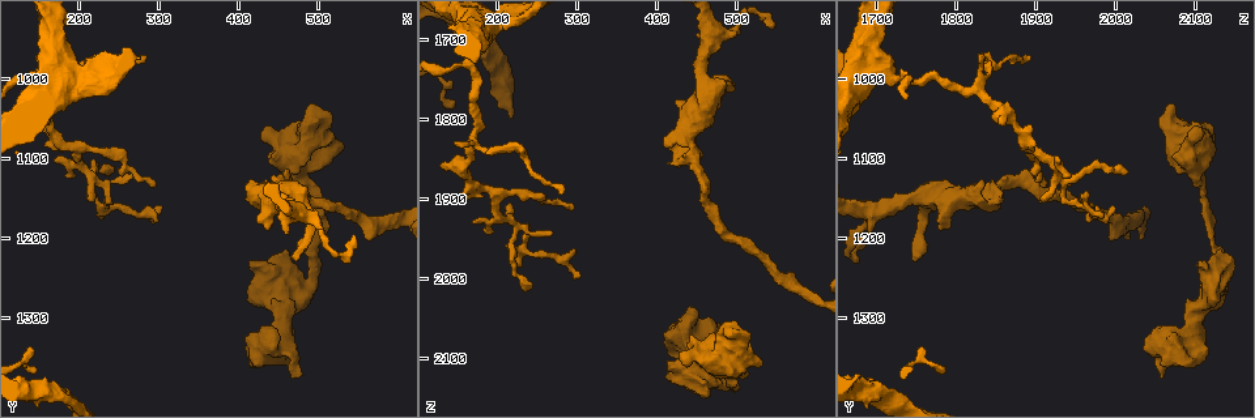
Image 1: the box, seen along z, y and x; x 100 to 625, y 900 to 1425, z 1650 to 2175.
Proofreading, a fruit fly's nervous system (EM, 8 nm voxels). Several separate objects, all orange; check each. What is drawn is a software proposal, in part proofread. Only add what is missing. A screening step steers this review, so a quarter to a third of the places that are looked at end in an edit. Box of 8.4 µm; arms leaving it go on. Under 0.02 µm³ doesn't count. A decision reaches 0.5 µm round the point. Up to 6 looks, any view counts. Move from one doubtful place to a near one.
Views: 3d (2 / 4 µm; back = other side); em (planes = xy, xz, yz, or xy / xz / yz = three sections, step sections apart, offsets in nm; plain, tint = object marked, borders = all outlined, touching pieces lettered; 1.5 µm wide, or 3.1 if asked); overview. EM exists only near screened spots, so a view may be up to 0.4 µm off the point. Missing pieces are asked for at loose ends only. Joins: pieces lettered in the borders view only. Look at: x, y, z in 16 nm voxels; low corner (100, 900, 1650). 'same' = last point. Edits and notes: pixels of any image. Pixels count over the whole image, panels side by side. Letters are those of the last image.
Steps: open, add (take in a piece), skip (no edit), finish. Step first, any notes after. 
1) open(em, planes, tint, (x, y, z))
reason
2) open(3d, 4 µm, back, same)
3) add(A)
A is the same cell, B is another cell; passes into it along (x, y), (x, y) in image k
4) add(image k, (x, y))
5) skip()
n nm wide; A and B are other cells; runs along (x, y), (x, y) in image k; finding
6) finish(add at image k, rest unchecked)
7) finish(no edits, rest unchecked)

open(em, yz, step 8, borders, (415, 1225, 2100))

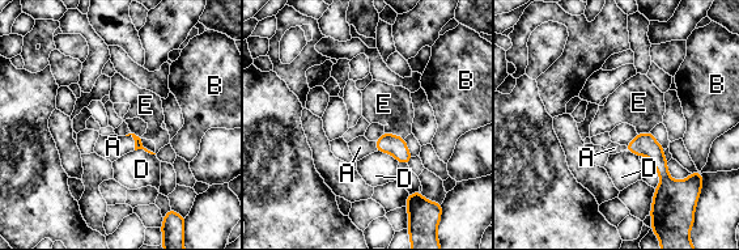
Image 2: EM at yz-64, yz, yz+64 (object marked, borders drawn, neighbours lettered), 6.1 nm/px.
add(A)
A is the same cell, B, D and E are other cells; passes into it along (137, 142), (134, 139), (113, 147) in image 2; it goes on there

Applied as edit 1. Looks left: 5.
open(overview)

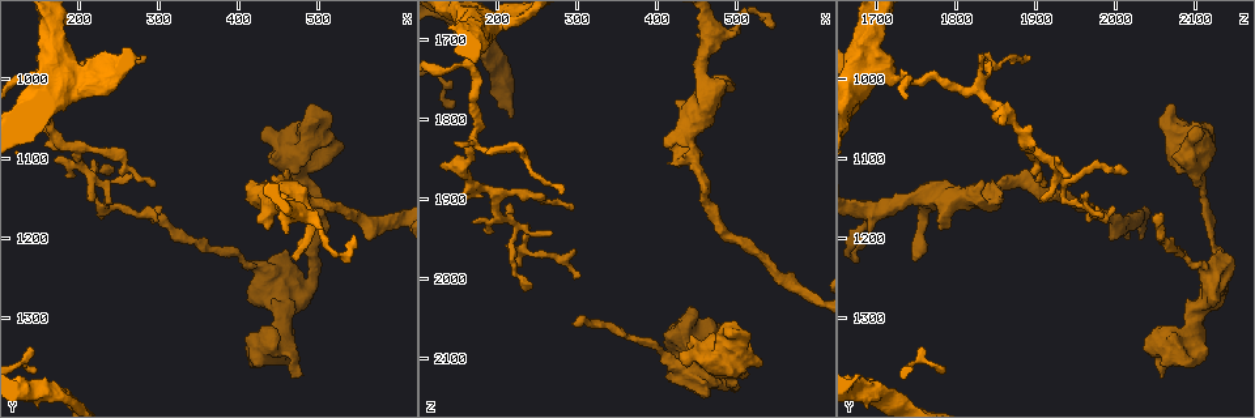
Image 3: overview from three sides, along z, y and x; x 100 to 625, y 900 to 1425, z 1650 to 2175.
open(em, planes, borders, (295, 1170, 2055))
thin end

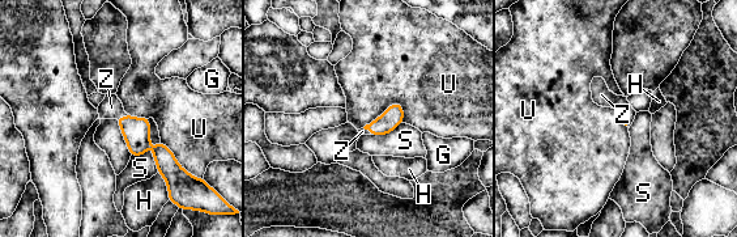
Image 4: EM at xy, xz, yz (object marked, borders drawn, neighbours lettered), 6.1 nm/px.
add(Z)
U touches over 280 nm; Z is the same cell, G, H, S and U are other cells; it goes on there

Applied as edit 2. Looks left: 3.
open(em, xy, step 4, borders, (170, 1105, 1930))
free end

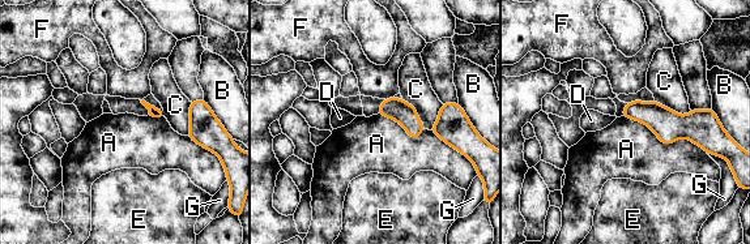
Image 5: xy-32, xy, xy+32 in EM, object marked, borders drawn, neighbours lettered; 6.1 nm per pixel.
skip()
A, B, C, D, E, F and G are other cells; border along (622, 115), (707, 152) in image 5; no lettered piece goes on from it

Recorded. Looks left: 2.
finish(add at image 2, add at image 4, rest unchecked)

